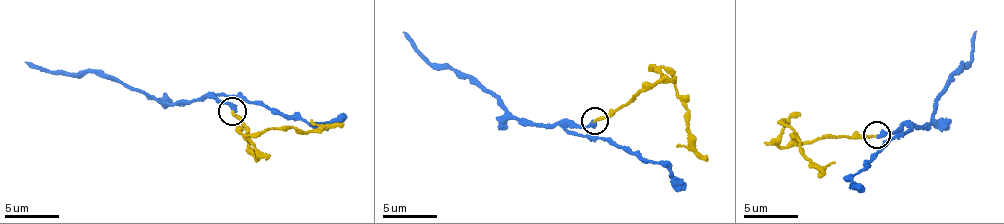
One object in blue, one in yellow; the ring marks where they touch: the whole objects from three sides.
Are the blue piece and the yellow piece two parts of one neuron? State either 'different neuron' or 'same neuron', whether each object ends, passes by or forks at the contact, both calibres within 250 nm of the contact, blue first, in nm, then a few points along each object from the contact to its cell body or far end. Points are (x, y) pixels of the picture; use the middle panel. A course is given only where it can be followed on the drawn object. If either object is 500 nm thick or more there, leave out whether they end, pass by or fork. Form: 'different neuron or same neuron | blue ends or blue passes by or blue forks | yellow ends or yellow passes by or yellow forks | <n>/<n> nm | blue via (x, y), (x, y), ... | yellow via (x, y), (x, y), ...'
same neuron | blue ends | yellow ends | 360/180 nm | blue via (595, 122), (534, 123), (510, 114), (497, 95), (469, 76), (425, 60), (402, 31) | yellow via (595, 120), (663, 79), (662, 68), (672, 77), (696, 148), (707, 161)

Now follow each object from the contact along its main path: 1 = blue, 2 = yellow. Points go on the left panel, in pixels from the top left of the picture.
1: (234, 110), (229, 103), (206, 96), (189, 101), (154, 99), (106, 77), (42, 70), (24, 62)
2: (232, 111), (246, 129), (257, 157), (258, 150), (247, 136), (287, 125), (303, 133), (327, 125), (344, 124)

